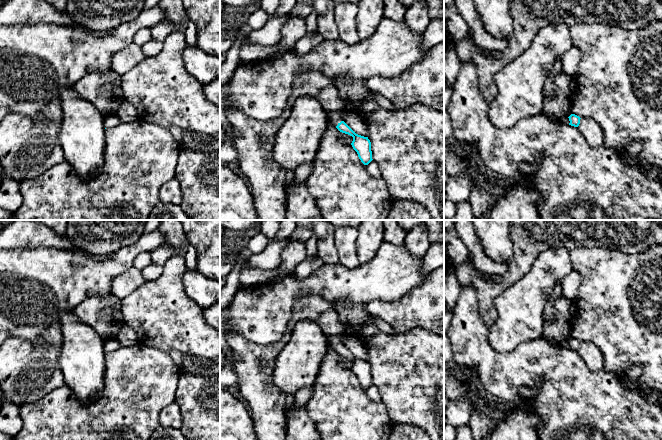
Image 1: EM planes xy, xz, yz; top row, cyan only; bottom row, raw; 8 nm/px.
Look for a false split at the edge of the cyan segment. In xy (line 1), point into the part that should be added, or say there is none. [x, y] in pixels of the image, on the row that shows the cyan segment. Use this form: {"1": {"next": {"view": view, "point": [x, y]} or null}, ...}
{"1": {"next": null}}

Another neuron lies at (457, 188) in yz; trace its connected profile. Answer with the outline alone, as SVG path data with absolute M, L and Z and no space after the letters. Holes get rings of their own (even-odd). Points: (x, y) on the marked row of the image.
M463 143L457 146L460 150L461 156L468 160L468 167L464 173L449 177L445 184L446 200L456 204L461 201L469 200L470 191L479 176L476 163L478 155L473 145L471 143Z

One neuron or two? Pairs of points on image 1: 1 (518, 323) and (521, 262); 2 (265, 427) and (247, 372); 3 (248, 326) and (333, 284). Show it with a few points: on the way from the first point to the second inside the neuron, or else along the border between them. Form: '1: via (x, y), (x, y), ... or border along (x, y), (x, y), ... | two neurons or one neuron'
1: border along (534, 261), (520, 279), (500, 293) | two neurons
2: via (265, 413), (265, 400), (256, 386) | one neuron
3: via (269, 306), (290, 289), (312, 285) | one neuron

